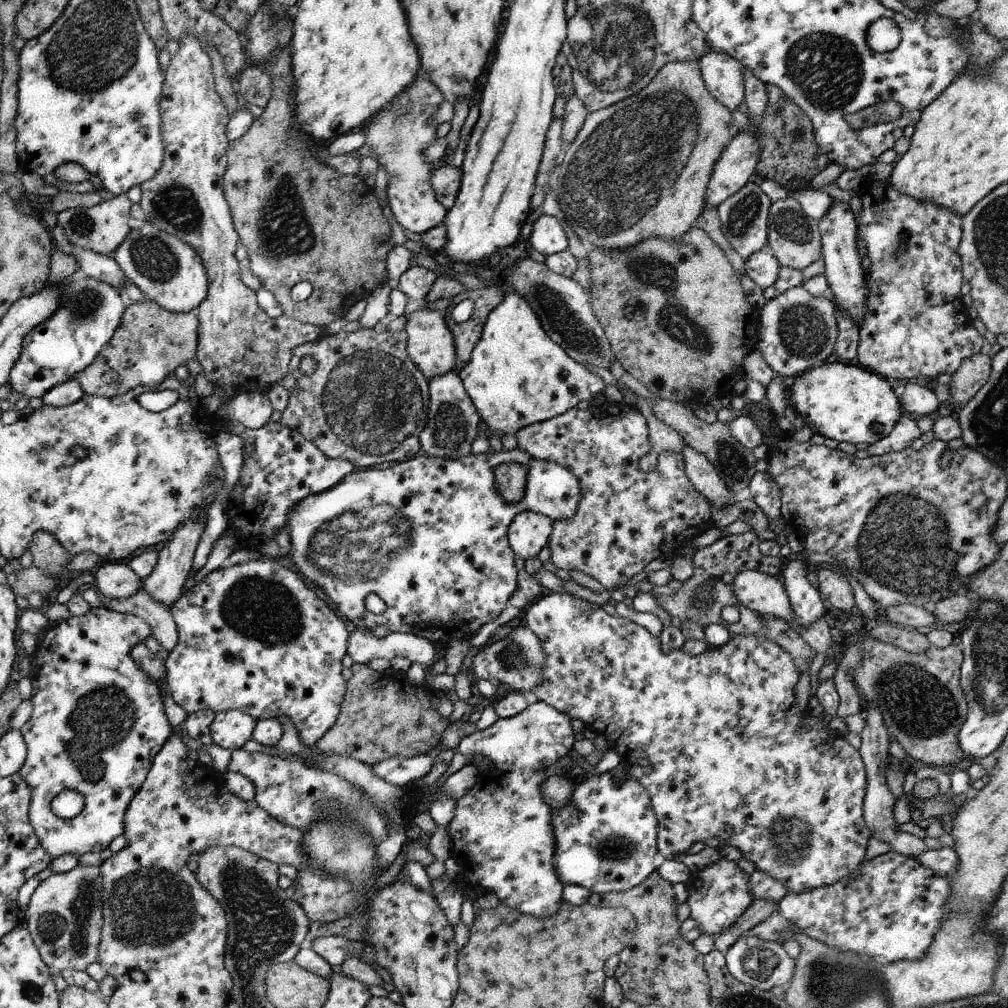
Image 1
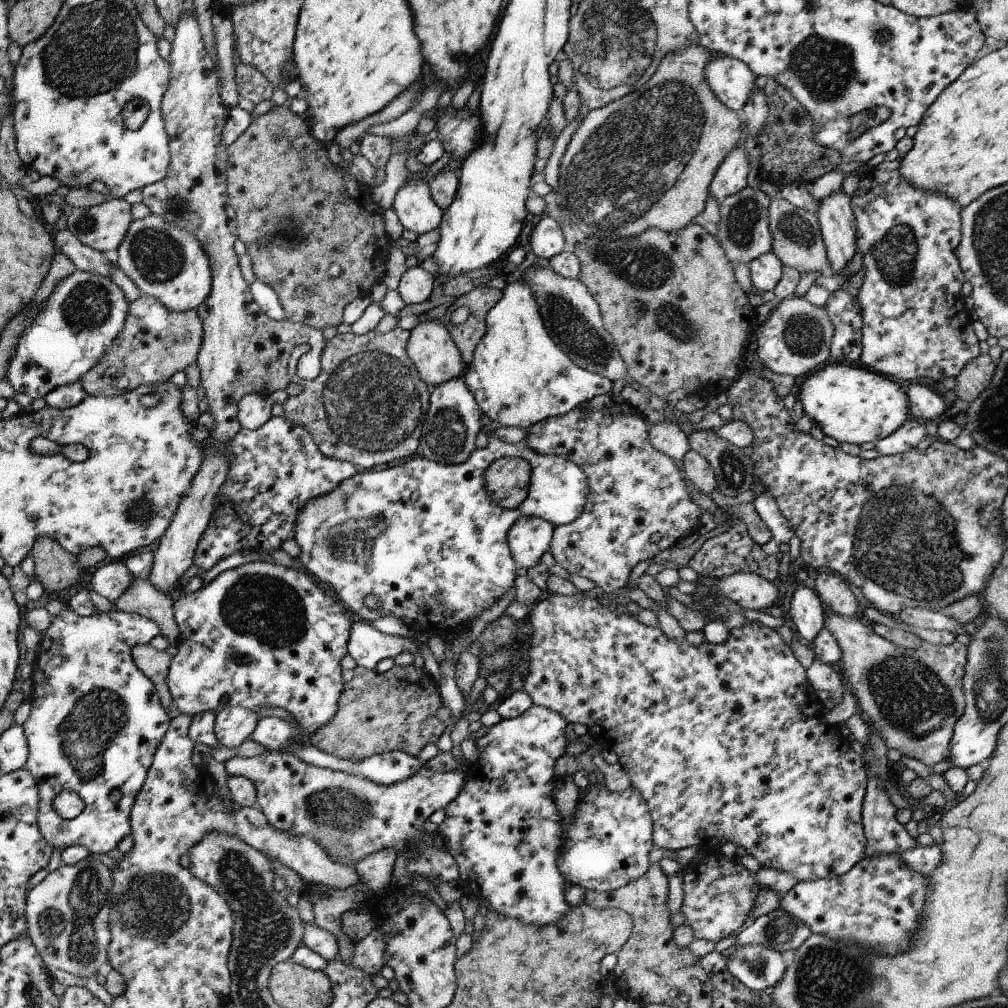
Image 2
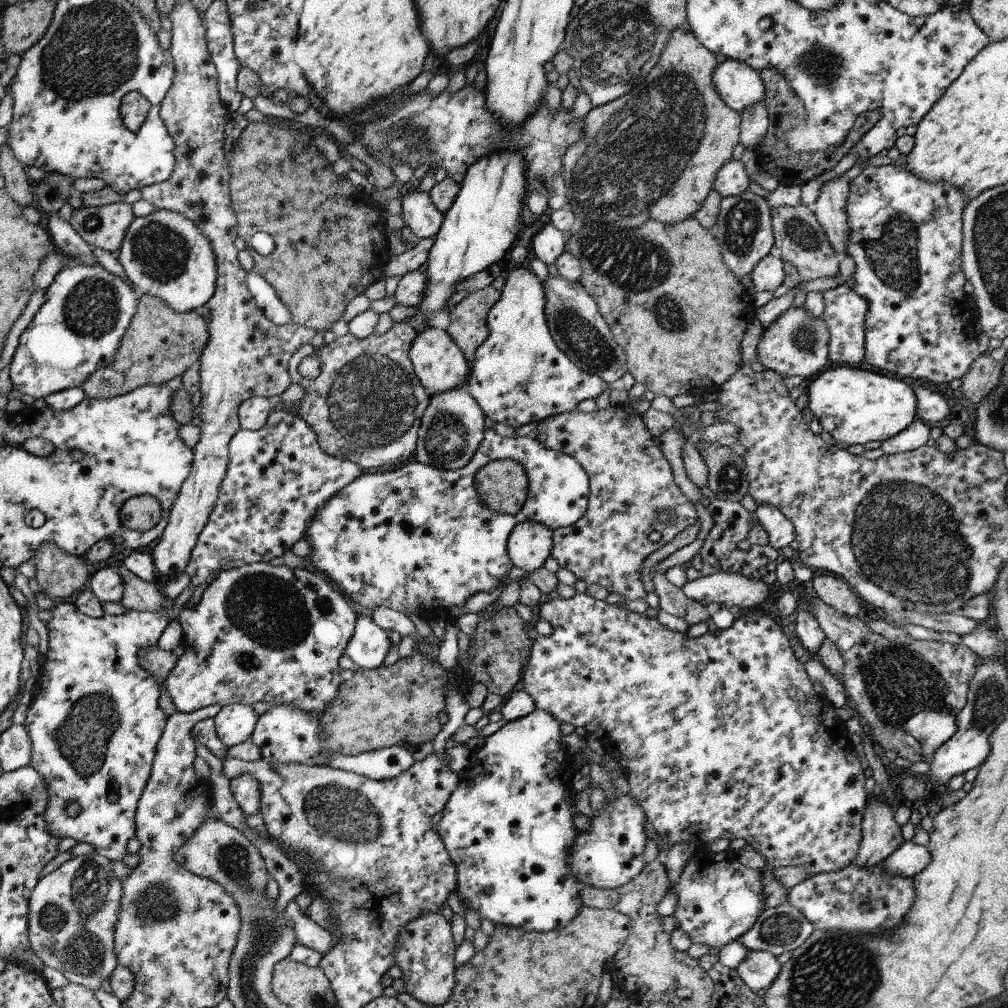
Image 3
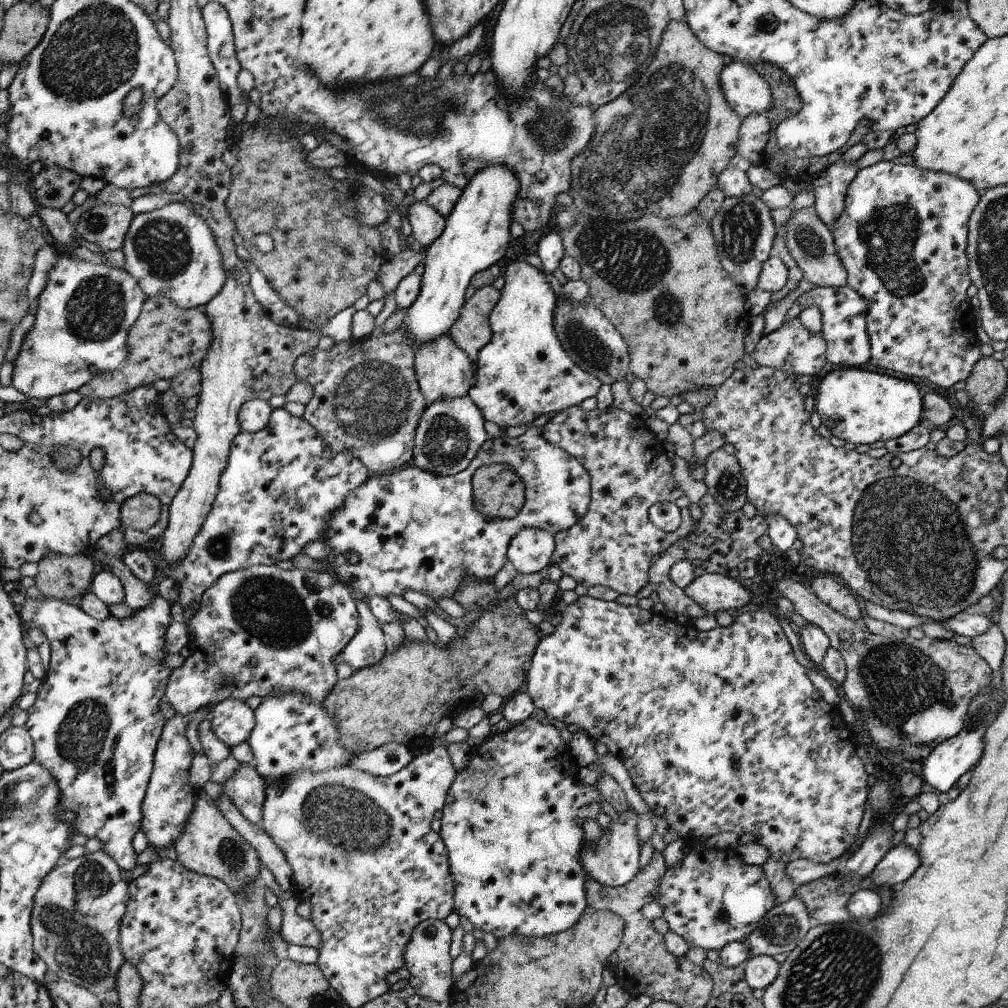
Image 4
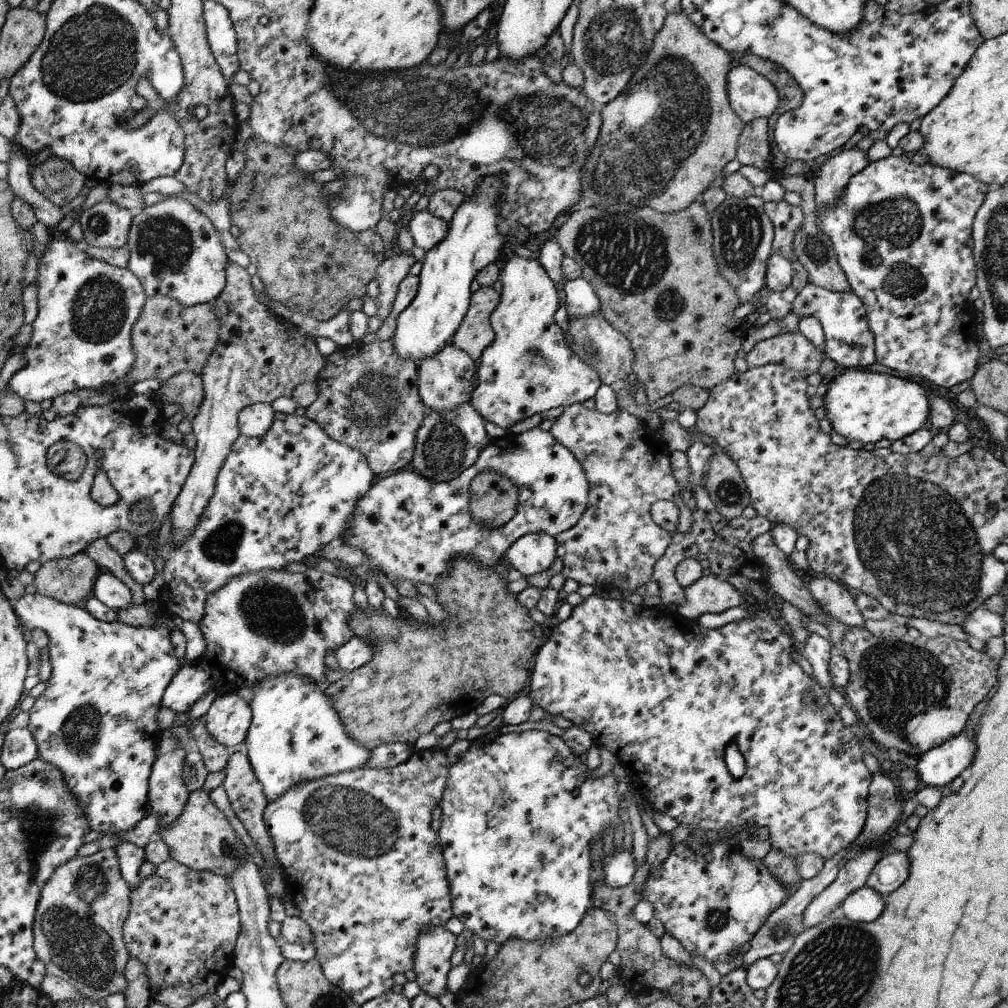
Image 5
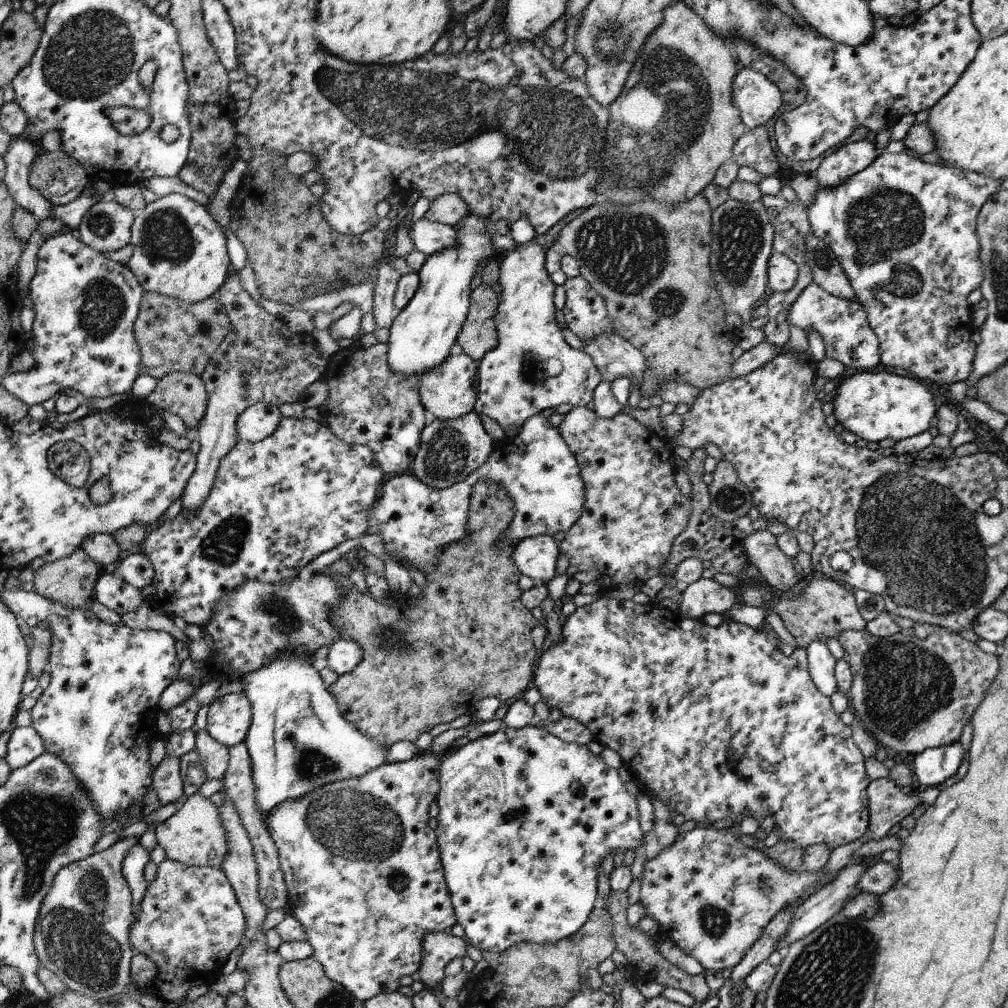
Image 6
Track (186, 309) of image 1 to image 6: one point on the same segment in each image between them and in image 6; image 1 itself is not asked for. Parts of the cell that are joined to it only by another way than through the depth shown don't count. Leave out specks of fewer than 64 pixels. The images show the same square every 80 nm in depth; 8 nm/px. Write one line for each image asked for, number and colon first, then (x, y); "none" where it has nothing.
2: (166, 262)
3: (166, 255)
4: (171, 252)
5: (175, 250)
6: (179, 251)

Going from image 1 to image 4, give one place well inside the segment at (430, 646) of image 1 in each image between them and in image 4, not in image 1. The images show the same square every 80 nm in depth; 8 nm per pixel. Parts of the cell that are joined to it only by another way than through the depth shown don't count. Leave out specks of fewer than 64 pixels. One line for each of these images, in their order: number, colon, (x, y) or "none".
2: (368, 646)
3: (368, 647)
4: (369, 646)

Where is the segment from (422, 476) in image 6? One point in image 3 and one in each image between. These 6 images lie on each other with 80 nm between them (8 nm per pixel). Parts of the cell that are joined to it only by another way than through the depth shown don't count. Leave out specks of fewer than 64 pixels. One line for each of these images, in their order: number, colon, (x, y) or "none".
3: (450, 432)
4: (449, 436)
5: (448, 443)

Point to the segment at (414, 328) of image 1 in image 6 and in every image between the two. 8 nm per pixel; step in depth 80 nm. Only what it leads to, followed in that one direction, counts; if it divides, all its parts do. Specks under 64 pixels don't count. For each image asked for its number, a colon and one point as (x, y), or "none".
2: (432, 347)
3: (439, 362)
4: (444, 370)
5: (447, 380)
6: (449, 391)

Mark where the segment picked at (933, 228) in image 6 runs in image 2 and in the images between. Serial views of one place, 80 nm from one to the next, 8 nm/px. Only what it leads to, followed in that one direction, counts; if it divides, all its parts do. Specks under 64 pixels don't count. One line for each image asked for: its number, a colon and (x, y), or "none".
2: (914, 326)
3: (906, 235)
4: (902, 238)
5: (902, 231)

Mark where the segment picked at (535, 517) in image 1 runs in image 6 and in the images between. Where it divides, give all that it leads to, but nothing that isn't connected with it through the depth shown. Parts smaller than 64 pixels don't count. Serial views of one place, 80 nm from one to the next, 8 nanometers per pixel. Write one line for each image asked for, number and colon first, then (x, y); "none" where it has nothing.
2: (530, 537)
3: (530, 543)
4: (531, 549)
5: (534, 552)
6: (535, 557)

